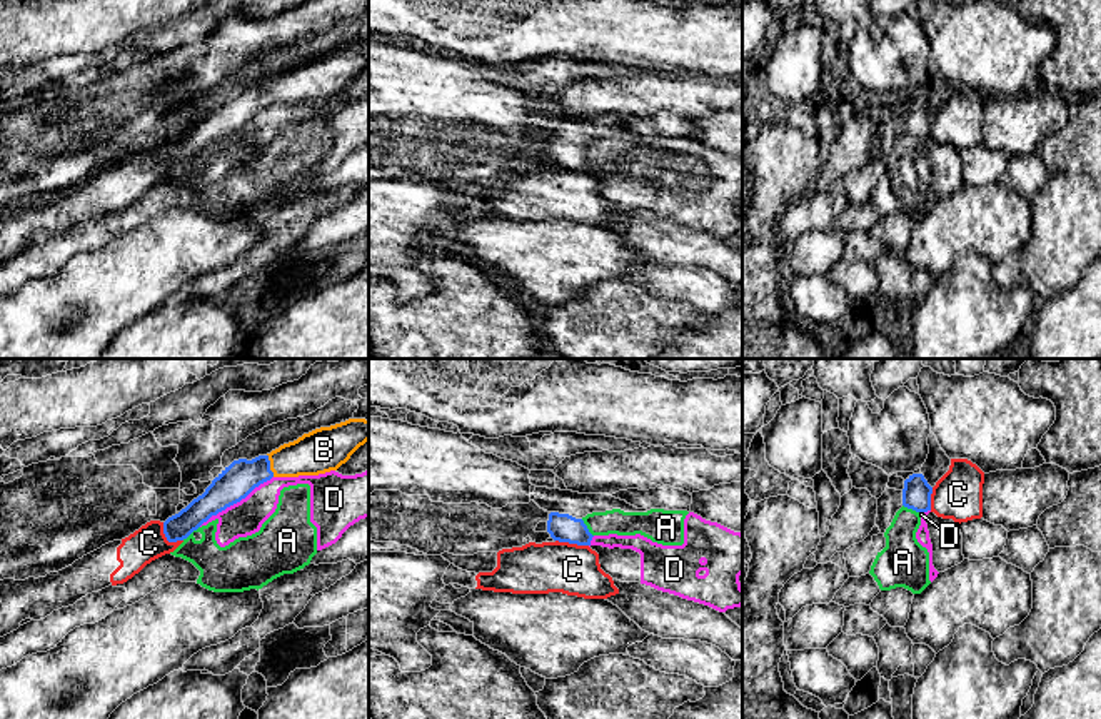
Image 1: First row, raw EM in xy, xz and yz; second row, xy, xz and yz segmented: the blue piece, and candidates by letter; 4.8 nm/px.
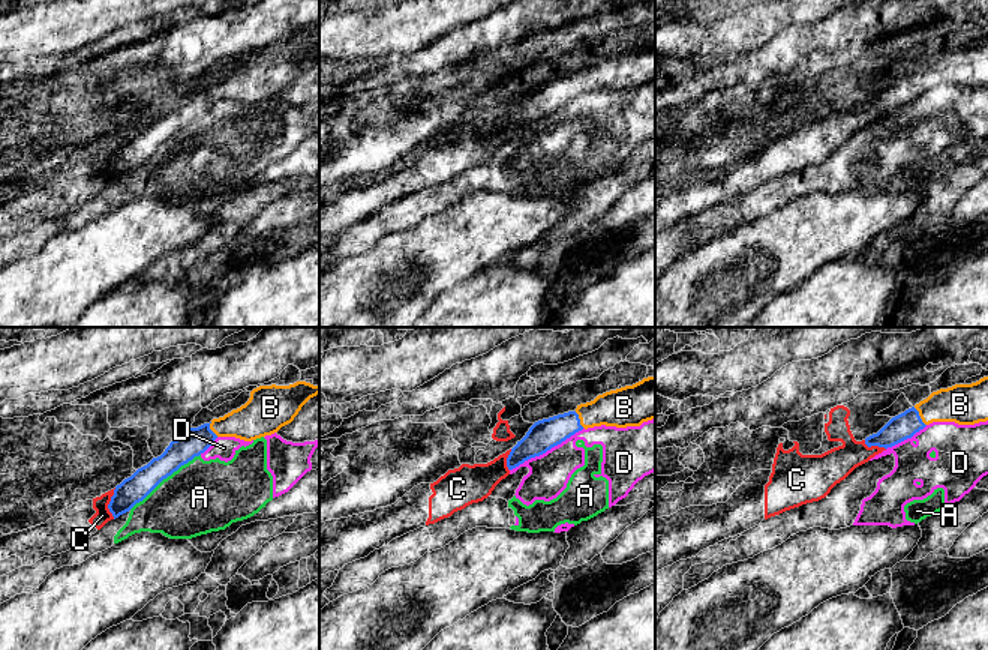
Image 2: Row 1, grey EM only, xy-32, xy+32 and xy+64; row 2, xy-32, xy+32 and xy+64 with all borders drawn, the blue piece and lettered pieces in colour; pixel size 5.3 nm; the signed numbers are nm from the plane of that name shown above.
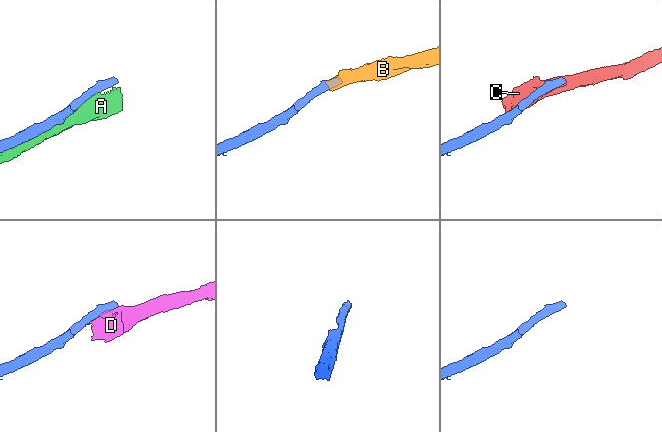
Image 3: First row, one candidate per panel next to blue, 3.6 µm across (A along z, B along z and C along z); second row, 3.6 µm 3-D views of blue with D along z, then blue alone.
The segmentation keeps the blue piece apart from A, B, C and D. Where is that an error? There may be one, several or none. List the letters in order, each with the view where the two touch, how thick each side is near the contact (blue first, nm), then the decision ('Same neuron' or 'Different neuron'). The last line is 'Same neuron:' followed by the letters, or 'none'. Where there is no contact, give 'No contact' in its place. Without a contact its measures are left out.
A: Touches blue in xy. Thickness 150 nm (blue) against 220 nm. Different neuron
B: Touches blue in xy. Thickness 170 nm (blue) against 200 nm. Same neuron
C: Touches blue in xy. Thickness 130 nm (blue) against 170 nm. Different neuron
D: Touches blue in xy. Thickness 170 nm (blue) against 170 nm. Different neuron
Same neuron: B

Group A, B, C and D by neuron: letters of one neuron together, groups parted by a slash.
A D / B / C

